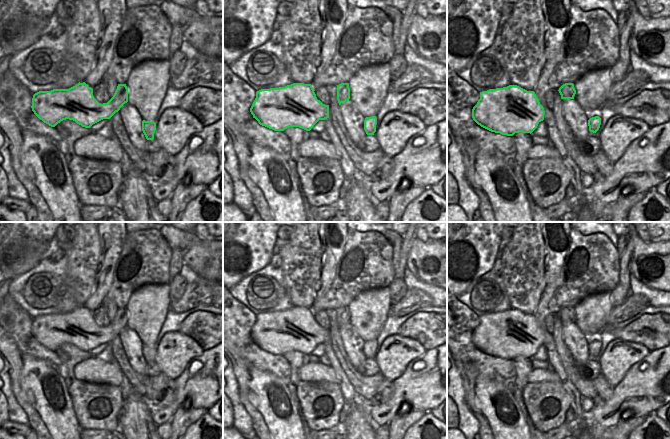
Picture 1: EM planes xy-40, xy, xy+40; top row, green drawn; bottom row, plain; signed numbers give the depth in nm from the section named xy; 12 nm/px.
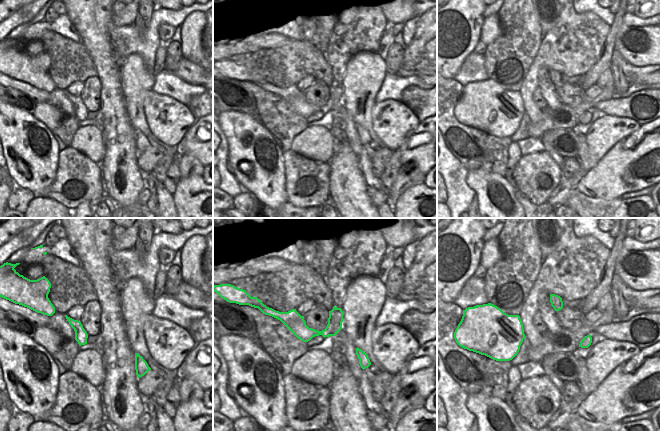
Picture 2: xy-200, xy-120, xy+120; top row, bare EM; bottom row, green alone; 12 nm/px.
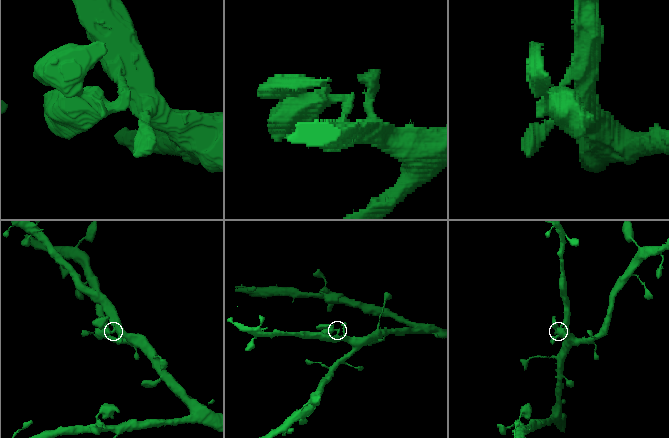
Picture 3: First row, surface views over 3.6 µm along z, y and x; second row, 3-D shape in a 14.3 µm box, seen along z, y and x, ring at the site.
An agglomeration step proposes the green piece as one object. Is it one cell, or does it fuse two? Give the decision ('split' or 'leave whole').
leave whole

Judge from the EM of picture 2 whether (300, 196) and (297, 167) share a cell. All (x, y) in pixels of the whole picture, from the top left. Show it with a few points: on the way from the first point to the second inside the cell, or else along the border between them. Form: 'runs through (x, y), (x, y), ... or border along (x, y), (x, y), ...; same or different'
runs through (300, 189), (300, 174); same

